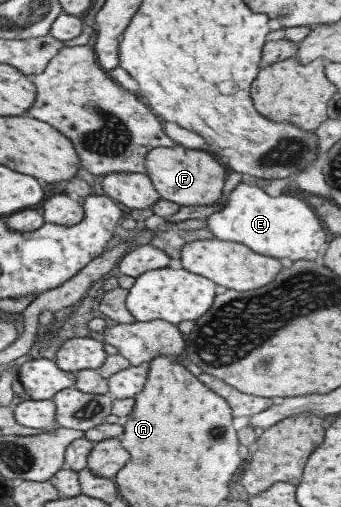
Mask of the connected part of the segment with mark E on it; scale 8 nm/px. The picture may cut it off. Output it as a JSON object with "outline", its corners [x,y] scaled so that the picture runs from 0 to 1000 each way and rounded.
{"outline":[[[713,359],[677,373],[660,402],[630,420],[601,426],[604,450],[645,473],[695,477],[736,495],[806,509],[924,511],[938,483],[953,477],[953,460],[938,448],[927,418],[871,387],[818,385],[789,389],[760,369]]]}

